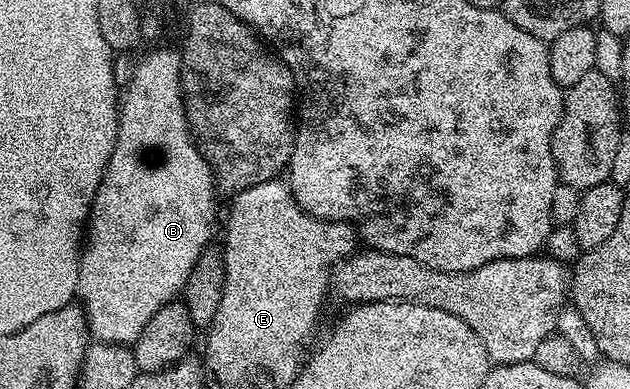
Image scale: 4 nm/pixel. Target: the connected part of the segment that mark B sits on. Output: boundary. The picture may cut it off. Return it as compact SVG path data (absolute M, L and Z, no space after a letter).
M177 48L158 49L146 58L139 60L135 67L130 85L125 86L120 97L120 112L118 115L118 134L116 147L112 147L112 155L108 159L108 167L104 171L104 179L100 179L100 187L90 204L90 216L84 230L84 244L78 258L78 292L77 300L86 311L86 325L90 329L90 336L95 342L104 344L118 344L133 346L134 341L148 327L152 315L160 311L160 307L167 305L181 294L188 283L188 275L192 275L192 267L196 267L196 259L200 259L202 252L211 244L214 237L214 193L216 186L214 176L200 151L194 145L194 138L190 135L190 124L186 122L186 112L182 102L182 54Z

